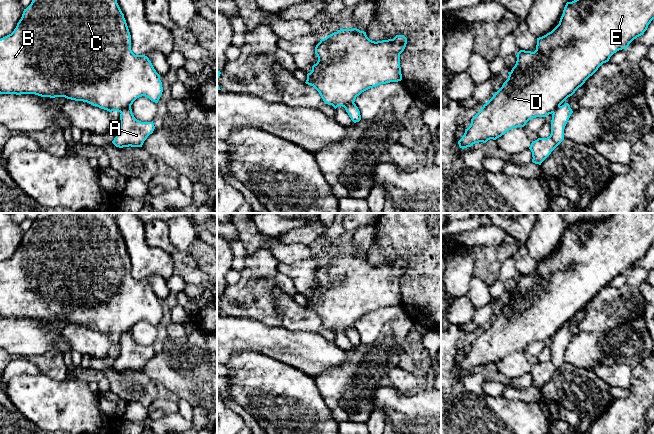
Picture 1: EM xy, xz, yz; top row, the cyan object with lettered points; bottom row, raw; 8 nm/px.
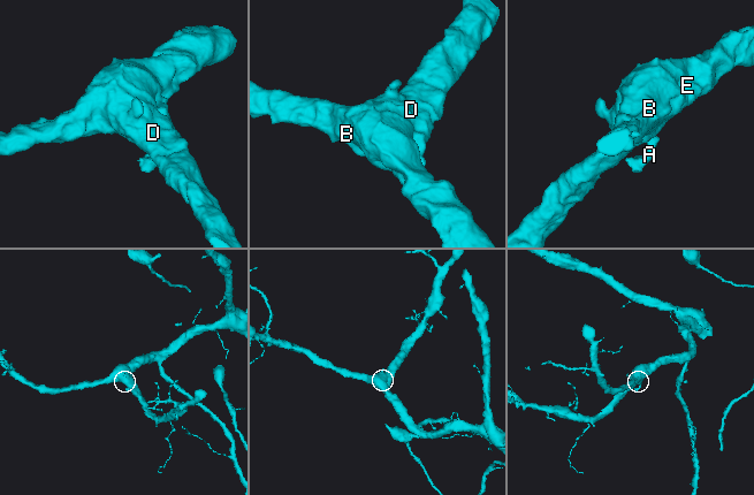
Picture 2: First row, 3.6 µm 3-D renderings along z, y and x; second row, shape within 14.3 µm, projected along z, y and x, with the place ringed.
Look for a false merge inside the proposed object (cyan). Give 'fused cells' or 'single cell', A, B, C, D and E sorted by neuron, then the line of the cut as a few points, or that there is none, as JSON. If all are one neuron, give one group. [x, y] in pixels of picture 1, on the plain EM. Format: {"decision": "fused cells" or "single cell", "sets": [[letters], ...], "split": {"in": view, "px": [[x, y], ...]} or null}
{"decision": "fused cells", "sets": [["A"], ["B", "C", "D", "E"]], "split": {"in": "xy", "px": [[130, 330], [120, 336]]}}

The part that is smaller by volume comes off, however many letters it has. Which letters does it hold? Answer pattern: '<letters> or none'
A

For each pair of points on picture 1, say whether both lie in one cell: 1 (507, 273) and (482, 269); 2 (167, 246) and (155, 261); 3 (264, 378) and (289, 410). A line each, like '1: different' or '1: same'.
1: different
2: different
3: same

